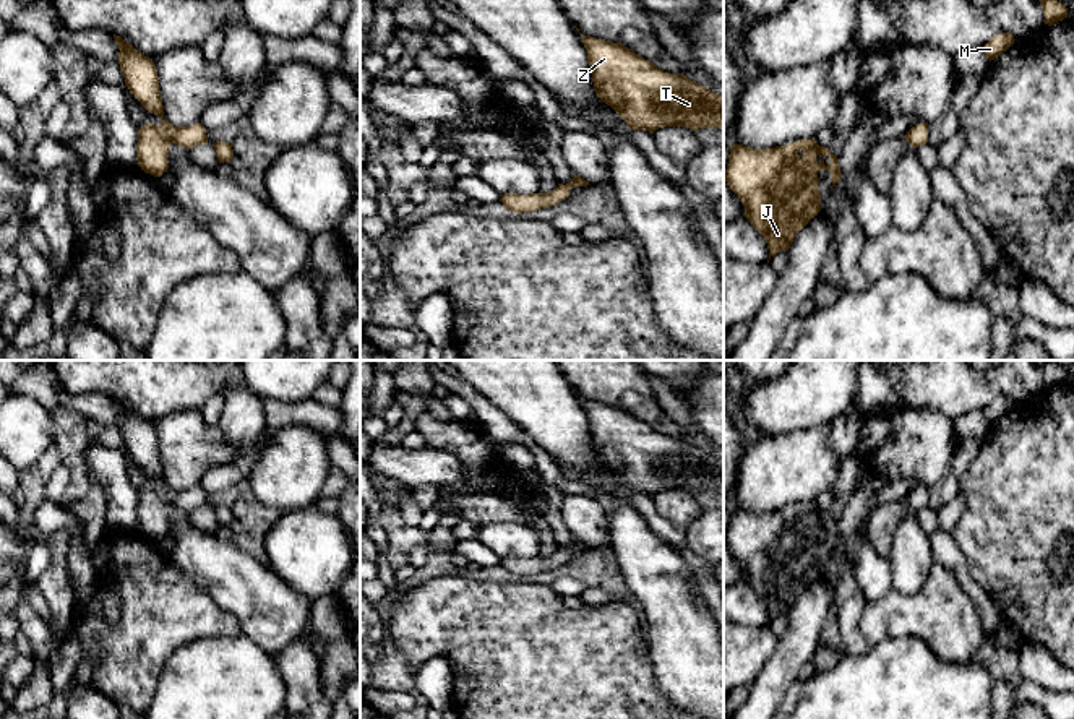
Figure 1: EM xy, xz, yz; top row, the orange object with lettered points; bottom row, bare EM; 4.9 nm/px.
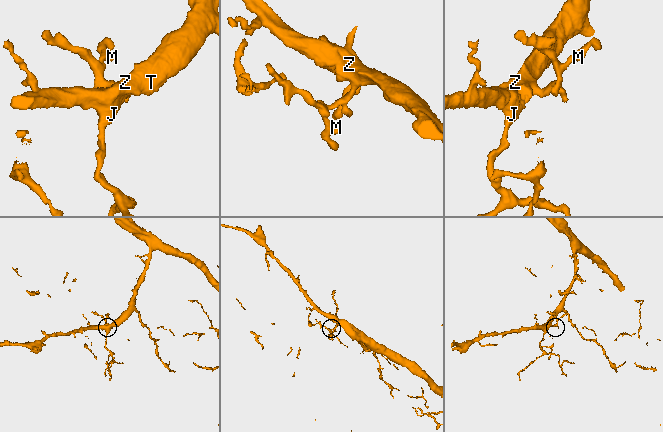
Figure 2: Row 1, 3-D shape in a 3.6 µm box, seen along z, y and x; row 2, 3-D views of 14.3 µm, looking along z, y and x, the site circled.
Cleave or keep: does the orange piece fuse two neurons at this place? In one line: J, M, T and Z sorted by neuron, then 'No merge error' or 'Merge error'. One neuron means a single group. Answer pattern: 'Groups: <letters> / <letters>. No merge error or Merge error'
Groups: J T Z / M. Merge error

